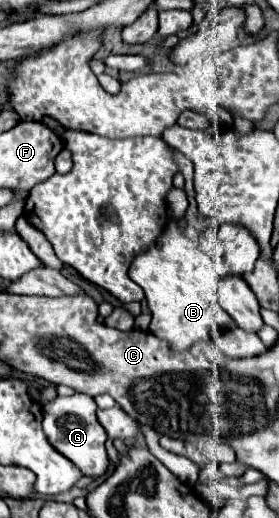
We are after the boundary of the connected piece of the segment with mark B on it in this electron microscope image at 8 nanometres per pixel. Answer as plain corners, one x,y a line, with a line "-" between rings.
174,220
162,232
160,242
150,246
146,252
140,252
138,256
134,256
134,260
130,264
130,278
146,292
146,300
152,310
150,332
162,340
168,340
174,350
188,350
194,342
210,342
212,326
230,328
232,318
220,308
220,304
216,300
216,284
224,274
228,274
226,266
216,264
208,254
204,254
196,242
192,242
188,236
184,236
184,230

